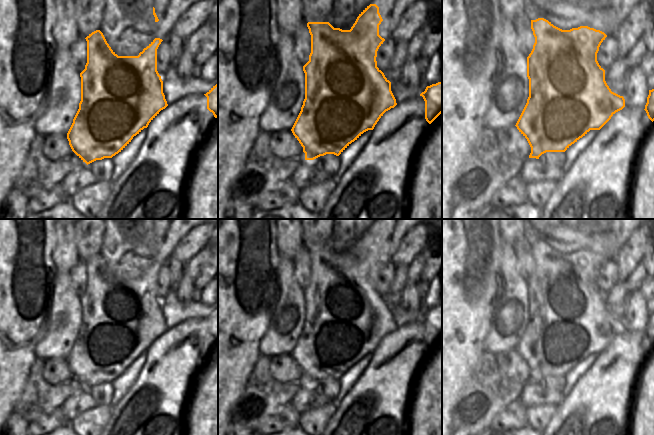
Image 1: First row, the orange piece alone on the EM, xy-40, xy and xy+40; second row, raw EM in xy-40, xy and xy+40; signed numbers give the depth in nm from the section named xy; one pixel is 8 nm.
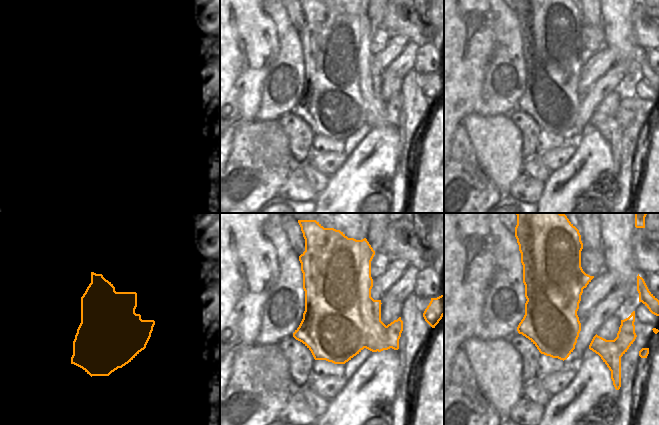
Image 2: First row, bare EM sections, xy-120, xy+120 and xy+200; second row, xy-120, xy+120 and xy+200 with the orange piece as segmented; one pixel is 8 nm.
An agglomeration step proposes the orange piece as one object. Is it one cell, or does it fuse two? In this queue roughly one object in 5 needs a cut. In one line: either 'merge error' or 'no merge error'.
merge error

